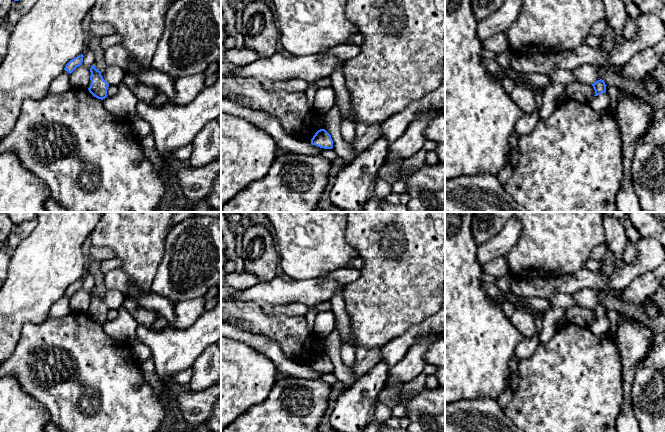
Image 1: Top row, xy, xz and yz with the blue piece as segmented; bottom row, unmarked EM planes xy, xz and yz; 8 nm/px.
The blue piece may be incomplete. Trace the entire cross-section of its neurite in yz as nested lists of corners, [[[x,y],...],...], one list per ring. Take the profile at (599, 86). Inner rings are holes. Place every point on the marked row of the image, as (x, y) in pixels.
[[[602,79],[596,81],[594,84],[592,84],[592,86],[595,90],[594,96],[598,96],[598,95],[606,92],[607,85],[605,84],[605,82]]]

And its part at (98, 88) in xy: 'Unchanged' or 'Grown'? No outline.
Unchanged

